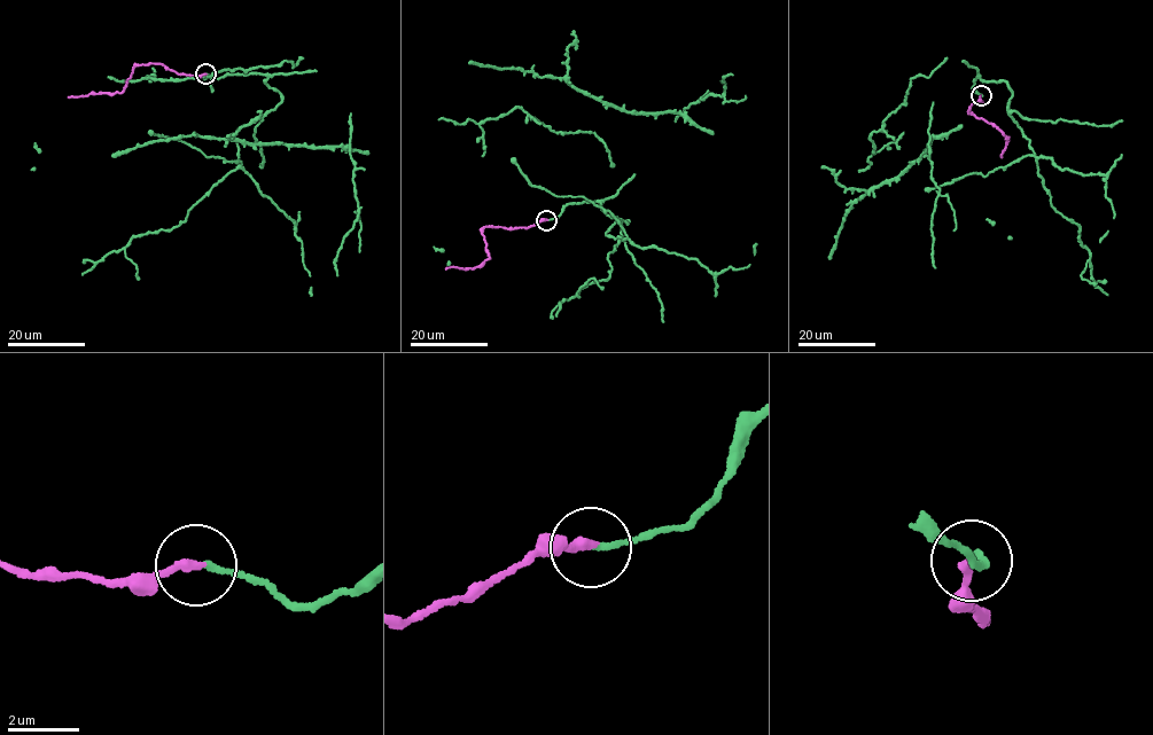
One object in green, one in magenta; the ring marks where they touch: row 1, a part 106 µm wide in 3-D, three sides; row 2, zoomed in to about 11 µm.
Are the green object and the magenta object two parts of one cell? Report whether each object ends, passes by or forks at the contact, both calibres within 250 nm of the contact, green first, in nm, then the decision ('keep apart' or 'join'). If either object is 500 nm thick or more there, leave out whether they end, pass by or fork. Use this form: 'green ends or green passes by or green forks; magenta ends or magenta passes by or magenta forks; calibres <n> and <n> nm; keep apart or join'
green ends; magenta ends; calibres 160 and 240 nm; join

